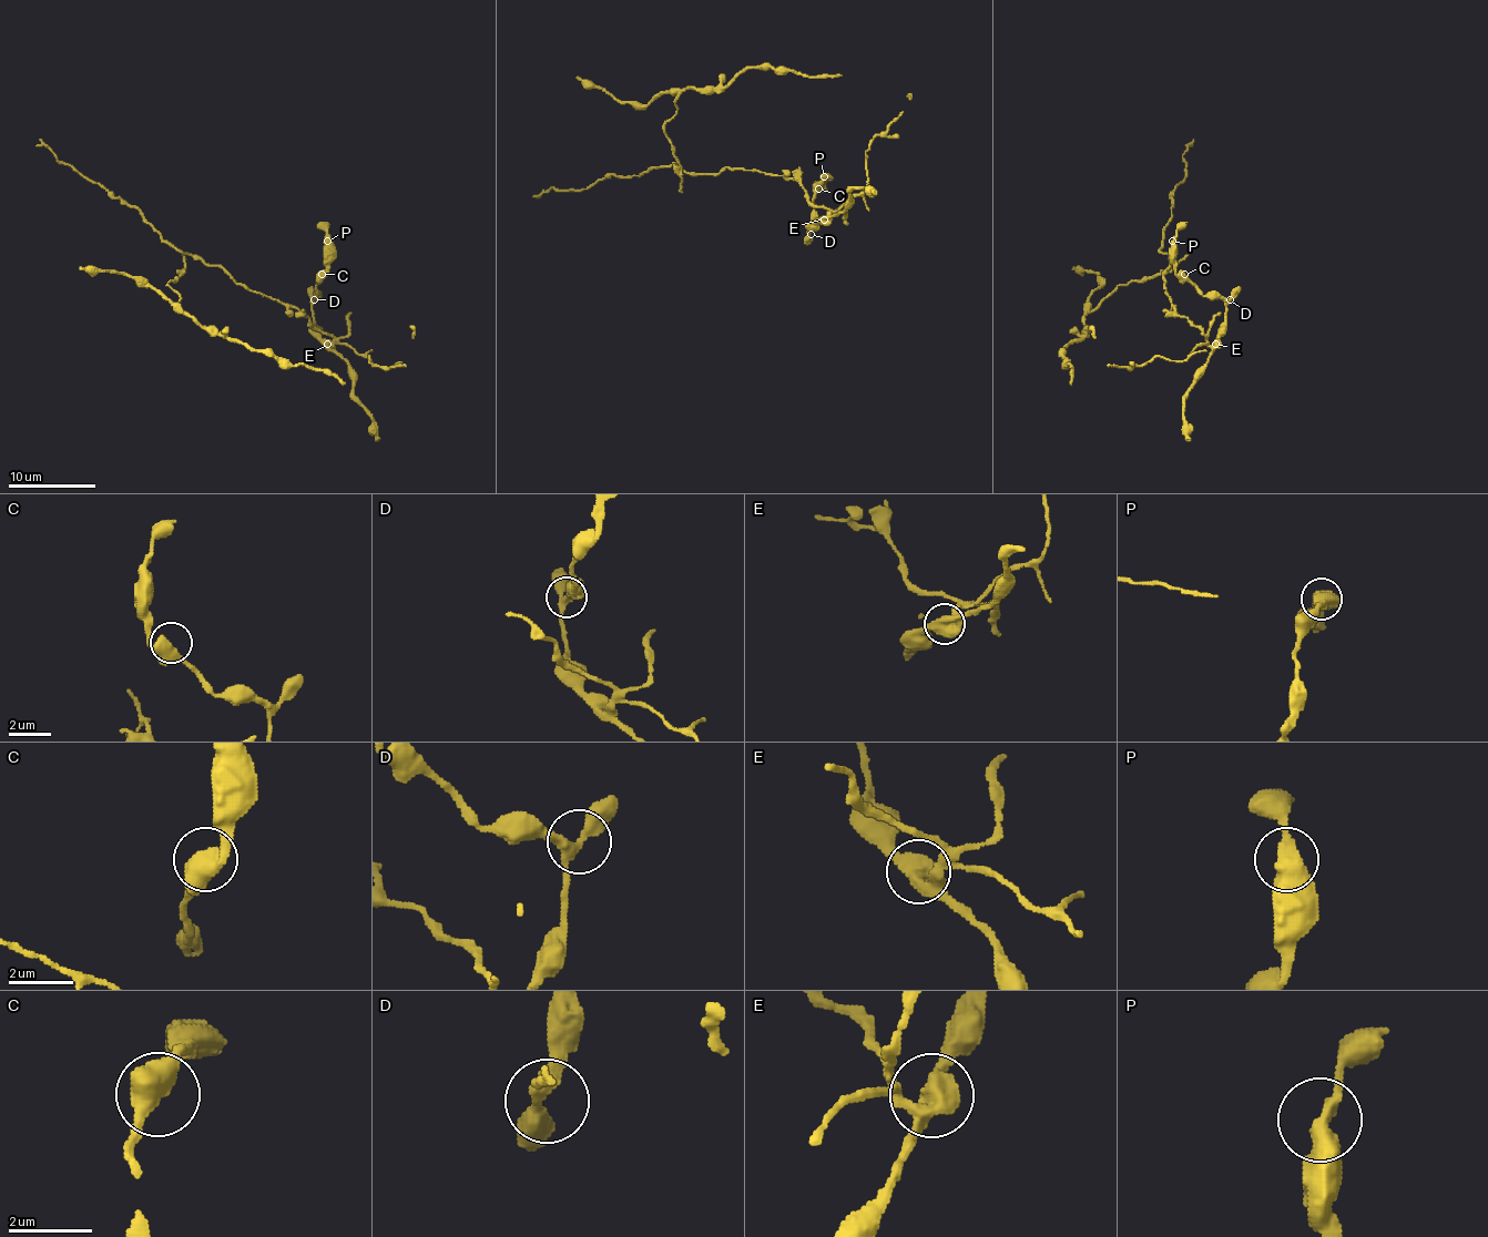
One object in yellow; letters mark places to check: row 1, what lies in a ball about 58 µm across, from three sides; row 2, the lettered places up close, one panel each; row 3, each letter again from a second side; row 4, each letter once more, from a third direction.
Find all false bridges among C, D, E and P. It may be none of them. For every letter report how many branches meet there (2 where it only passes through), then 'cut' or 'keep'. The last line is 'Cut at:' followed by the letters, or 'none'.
C: branches 3; keep
D: branches 3; keep
E: branches 3; cut
P: branches 2; keep
Cut at: E

